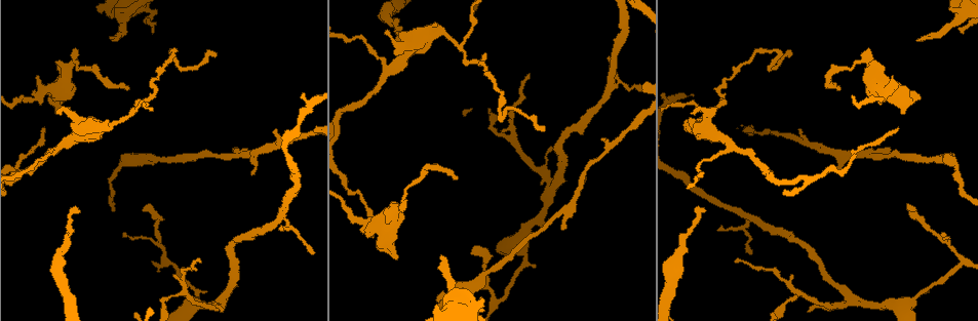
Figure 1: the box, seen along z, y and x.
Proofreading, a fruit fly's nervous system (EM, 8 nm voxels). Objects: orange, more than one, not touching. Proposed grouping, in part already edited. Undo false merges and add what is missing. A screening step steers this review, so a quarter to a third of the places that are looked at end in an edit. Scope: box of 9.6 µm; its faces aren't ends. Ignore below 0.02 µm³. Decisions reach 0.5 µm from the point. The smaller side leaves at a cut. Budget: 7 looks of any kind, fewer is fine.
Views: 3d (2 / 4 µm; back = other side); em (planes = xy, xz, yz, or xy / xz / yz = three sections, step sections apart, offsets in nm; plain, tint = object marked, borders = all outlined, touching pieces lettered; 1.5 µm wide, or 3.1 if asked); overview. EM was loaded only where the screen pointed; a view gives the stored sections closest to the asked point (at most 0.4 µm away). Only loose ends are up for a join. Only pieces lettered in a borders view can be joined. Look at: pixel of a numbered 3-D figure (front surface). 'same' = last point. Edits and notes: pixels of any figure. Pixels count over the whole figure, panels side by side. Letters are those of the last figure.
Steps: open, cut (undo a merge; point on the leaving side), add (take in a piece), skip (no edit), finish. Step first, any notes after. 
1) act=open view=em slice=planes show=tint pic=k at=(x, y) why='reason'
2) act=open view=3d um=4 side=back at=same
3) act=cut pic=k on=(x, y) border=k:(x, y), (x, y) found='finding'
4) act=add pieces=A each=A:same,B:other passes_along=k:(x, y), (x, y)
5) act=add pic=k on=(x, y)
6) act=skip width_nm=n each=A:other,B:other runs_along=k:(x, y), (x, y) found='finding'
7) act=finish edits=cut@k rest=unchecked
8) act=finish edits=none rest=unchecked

act=open view=em slice=xz step=8 show=borders pic=1 at=(215, 55) why='branch stops here'

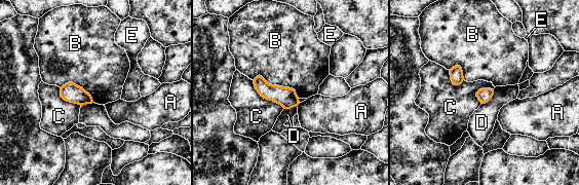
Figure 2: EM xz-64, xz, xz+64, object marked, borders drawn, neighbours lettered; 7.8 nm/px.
act=skip each=A:other,B:other,C:other,D:other,E:other border=2:(494, 89), (493, 96), (481, 104) found='none of them fits'

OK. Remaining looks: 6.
act=open view=em slice=planes show=borders pic=1 at=(119, 166) why='thick turns thin'

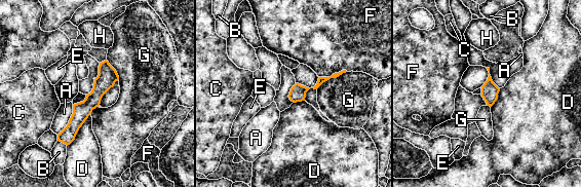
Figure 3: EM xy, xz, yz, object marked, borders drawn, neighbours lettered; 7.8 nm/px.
act=skip each=A:other,B:other,C:other,D:other,E:other,F:other,G:other,H:other runs_along=3:(106, 64), (100, 89), (60, 138) found='all the same neuron'

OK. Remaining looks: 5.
act=open view=3d um=2 pic=1 at=(76, 211) why='branch stops here'

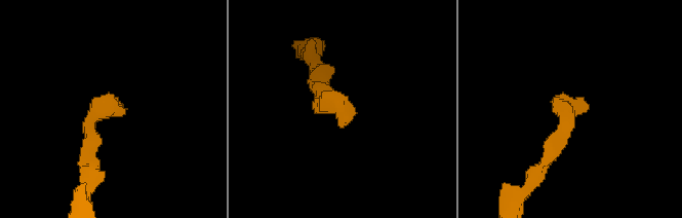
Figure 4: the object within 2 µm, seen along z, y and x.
act=open view=em slice=planes show=borders pic=4 at=(341, 124) why='now the EM'

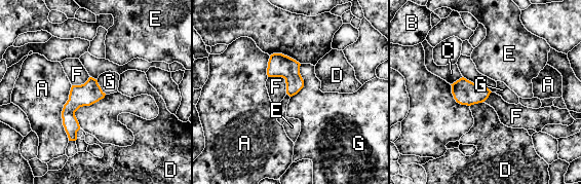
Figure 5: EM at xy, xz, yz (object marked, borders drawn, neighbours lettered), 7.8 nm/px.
act=skip width_nm=140 each=A:other,B:other,C:other,D:other,E:other,F:other,G:other border=5:(268, 76), (281, 76), (286, 93) found='none of them fits'

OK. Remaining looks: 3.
act=finish edits=none rest=unchecked

